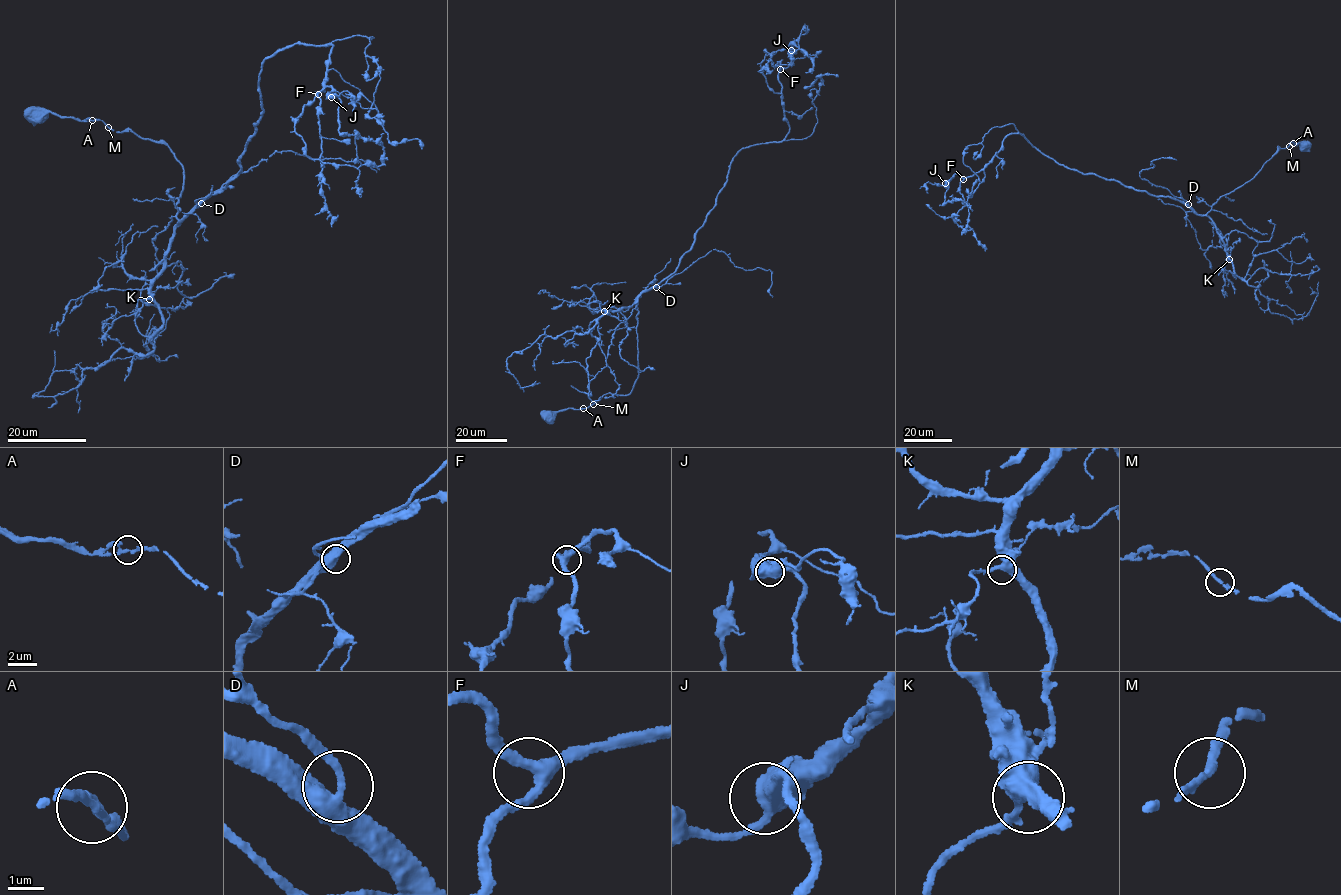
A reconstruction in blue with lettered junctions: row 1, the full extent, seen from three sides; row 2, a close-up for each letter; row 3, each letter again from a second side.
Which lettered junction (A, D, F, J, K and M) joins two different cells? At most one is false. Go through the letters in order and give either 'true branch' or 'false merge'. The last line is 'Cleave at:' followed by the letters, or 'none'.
A: true branch
D: true branch
F: true branch
J: true branch
K: true branch
M: true branch
Cleave at: none

